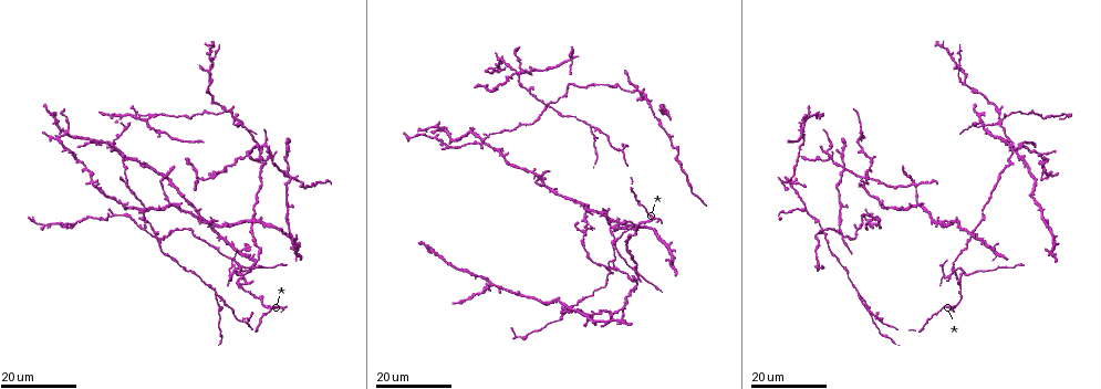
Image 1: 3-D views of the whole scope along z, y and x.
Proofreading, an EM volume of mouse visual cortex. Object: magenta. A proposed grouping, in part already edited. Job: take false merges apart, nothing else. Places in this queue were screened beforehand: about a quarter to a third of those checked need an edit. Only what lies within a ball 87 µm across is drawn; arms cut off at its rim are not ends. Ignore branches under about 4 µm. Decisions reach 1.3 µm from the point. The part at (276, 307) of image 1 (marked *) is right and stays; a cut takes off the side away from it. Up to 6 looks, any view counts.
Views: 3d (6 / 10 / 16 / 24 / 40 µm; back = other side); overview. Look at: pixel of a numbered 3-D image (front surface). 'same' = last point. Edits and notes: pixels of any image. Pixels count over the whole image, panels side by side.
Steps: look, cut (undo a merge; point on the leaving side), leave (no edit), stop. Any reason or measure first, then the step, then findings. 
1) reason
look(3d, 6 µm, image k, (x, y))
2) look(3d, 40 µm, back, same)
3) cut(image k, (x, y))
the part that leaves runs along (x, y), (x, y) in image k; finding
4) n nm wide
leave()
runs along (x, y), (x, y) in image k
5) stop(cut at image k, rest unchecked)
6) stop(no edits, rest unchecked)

three-way junction
look(3d, 16 µm, image 1, (857, 293))

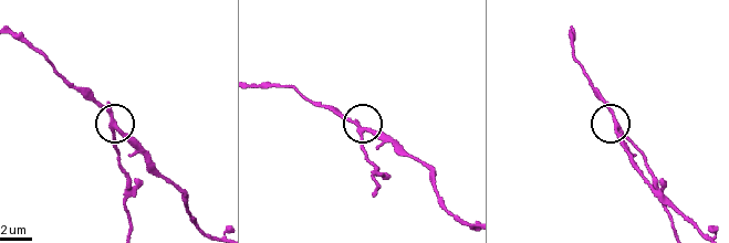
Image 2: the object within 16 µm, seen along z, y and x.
look(3d, 6 µm, image 2, (113, 132))

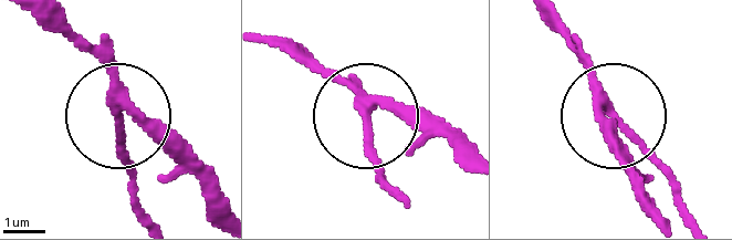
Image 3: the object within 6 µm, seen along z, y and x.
3 arms
cut(image 3, (117, 135))
the part that leaves runs along (119, 89), (134, 211) in image 3; two neurons meet here

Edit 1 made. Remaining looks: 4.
look(overview)

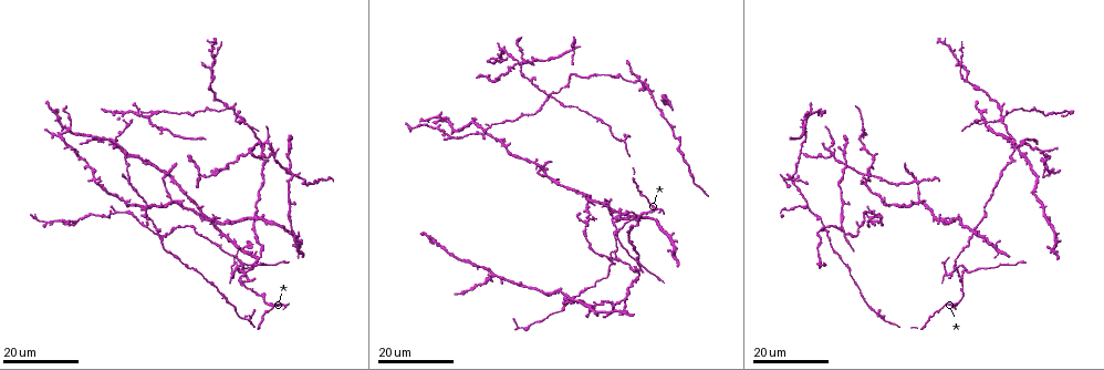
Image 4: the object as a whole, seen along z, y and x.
three arms meet
look(3d, 16 µm, image 4, (107, 214))

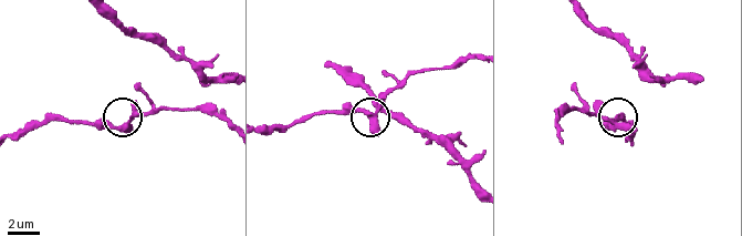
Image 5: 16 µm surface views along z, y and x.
look(3d, 10 µm, image 5, (613, 124))

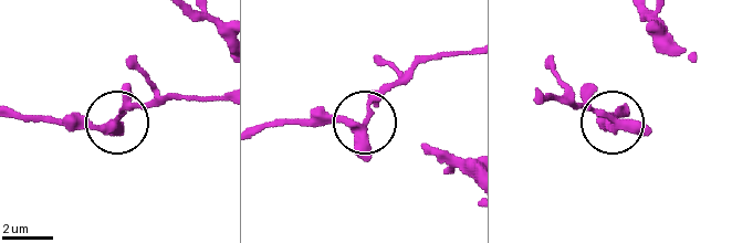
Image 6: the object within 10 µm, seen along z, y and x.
3 arms
leave()
one neuron here

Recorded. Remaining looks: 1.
stop(cut at image 3, rest unchecked)

